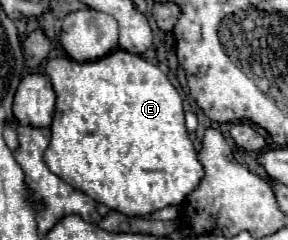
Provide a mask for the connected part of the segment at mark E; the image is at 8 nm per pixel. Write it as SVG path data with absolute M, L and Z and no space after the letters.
M114 51L102 59L78 63L74 59L48 59L46 75L56 91L56 113L52 121L52 141L44 153L44 163L62 181L82 189L98 203L128 217L152 215L168 205L180 205L192 193L204 167L184 125L182 99L160 67L128 51Z

